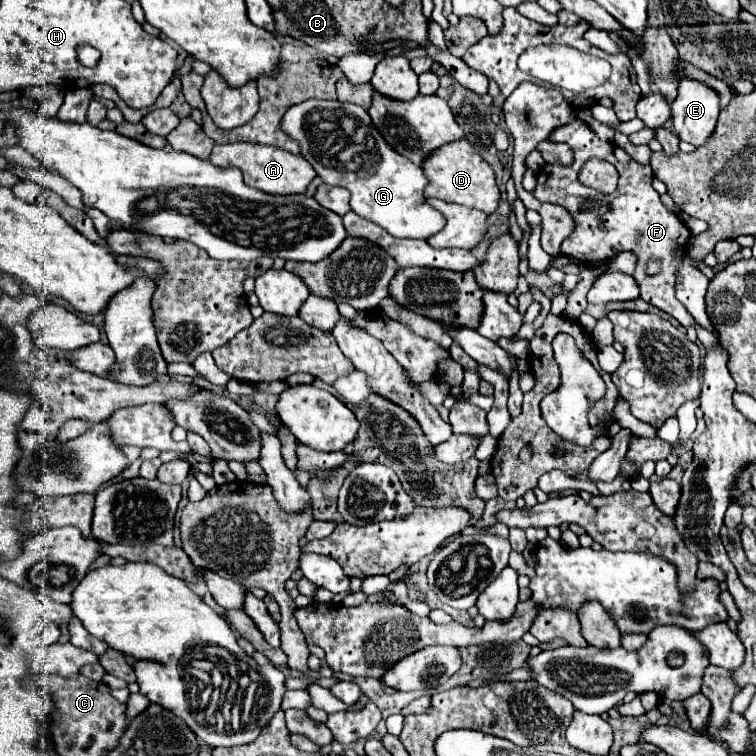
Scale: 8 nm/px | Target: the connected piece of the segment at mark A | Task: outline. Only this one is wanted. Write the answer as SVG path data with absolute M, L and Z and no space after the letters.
M234 142L234 144L216 144L210 158L214 166L220 168L240 168L244 174L244 182L256 190L268 192L268 194L304 194L312 178L316 176L314 168L308 164L304 156L294 156L286 150L280 150L276 146L262 146L262 144L252 144L252 142Z

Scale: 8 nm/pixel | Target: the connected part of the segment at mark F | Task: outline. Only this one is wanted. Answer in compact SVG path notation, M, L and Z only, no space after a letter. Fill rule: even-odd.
M576 120L572 124L556 128L556 132L552 132L550 140L566 142L574 150L572 166L558 166L558 164L542 166L542 170L538 172L538 184L532 190L534 198L538 198L540 202L560 204L574 218L574 232L570 234L570 238L566 238L562 242L560 252L566 256L578 258L580 262L590 264L594 260L604 260L608 256L616 256L618 252L624 252L624 250L632 250L640 258L638 268L634 272L634 278L640 286L640 296L646 302L658 306L660 310L670 314L672 318L676 318L684 328L694 328L698 332L698 340L702 342L702 346L706 350L716 348L718 336L714 332L700 328L692 320L692 316L688 316L686 308L678 302L678 298L674 296L674 282L676 282L678 266L672 260L672 250L678 248L678 240L680 240L680 236L684 236L686 226L682 220L678 222L678 216L668 212L666 206L660 202L660 194L652 188L652 178L654 178L652 168L648 164L644 166L644 164L634 162L622 148L618 148L610 142L602 142L588 128L588 124L582 120ZM590 158L600 158L600 160L606 160L616 166L620 180L618 180L618 188L612 194L600 194L598 190L584 188L584 184L578 182L578 172L580 172L582 164ZM650 260L658 260L661 264L661 272L654 276L646 275L646 268L648 268Z

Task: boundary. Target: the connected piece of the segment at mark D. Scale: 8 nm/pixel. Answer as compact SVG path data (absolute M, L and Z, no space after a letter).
M454 140L454 144L444 144L444 148L438 148L424 160L422 164L424 176L428 178L428 188L424 190L426 198L440 198L446 202L456 202L464 204L476 210L482 210L486 214L494 212L500 200L500 192L494 182L494 172L492 168L478 156L478 152L470 146L470 142L464 140Z

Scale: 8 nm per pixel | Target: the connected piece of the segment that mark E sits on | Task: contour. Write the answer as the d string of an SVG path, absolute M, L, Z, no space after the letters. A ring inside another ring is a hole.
M680 80L678 98L672 104L672 122L680 140L690 142L694 146L702 146L706 138L714 132L718 114L720 114L720 98L716 90L708 88L706 84L700 84L698 80Z

